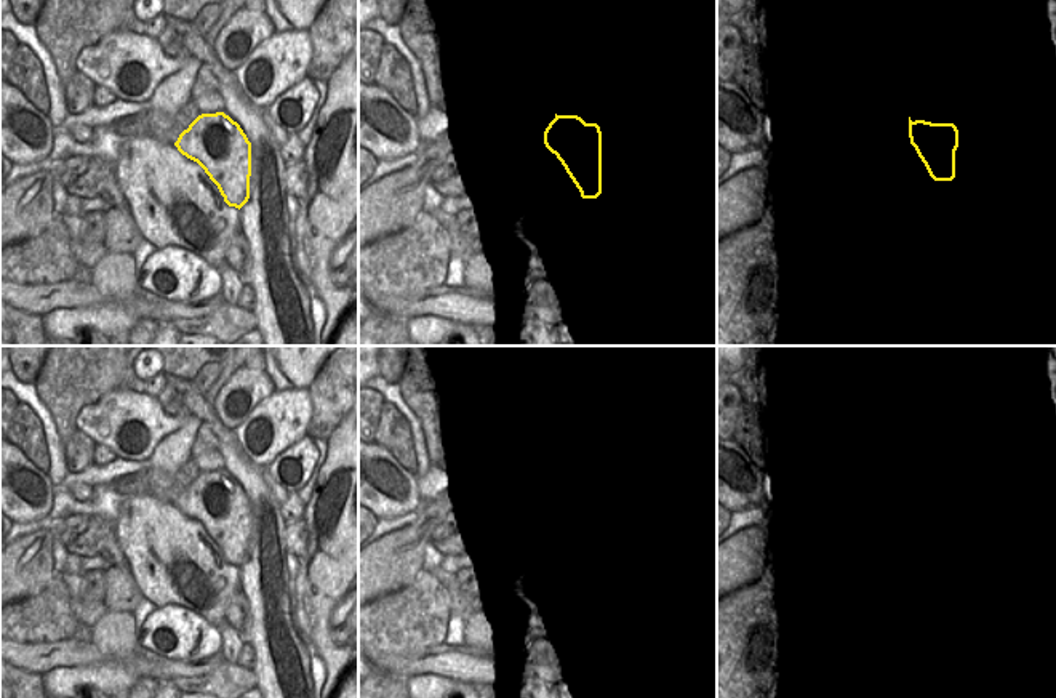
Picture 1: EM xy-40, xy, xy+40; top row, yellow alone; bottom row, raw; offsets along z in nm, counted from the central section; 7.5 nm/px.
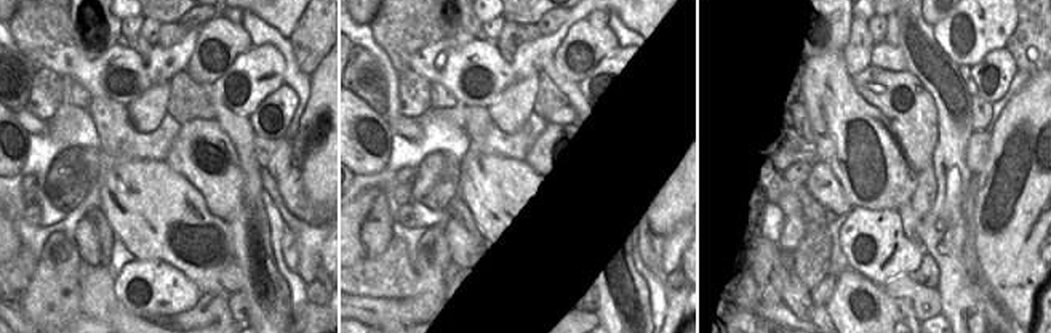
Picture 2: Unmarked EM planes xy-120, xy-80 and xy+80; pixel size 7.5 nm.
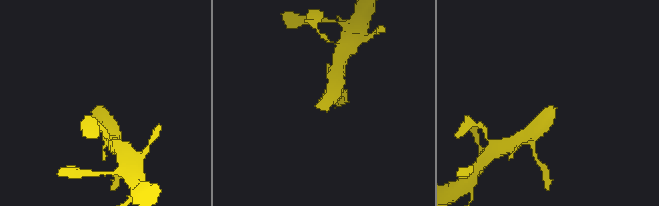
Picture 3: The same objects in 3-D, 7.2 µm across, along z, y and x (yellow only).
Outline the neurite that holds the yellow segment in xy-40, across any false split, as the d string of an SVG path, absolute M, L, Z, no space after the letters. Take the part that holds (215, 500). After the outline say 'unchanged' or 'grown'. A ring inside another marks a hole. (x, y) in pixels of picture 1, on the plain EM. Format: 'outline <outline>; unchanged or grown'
outline M198 391L178 397L184 400L189 416L154 448L147 469L174 475L182 464L197 464L198 475L174 504L205 528L229 565L240 568L250 557L251 503L269 499L269 487L261 471L245 458L235 432L219 421ZM203 423L216 435L219 448L194 458L192 447Z; grown

